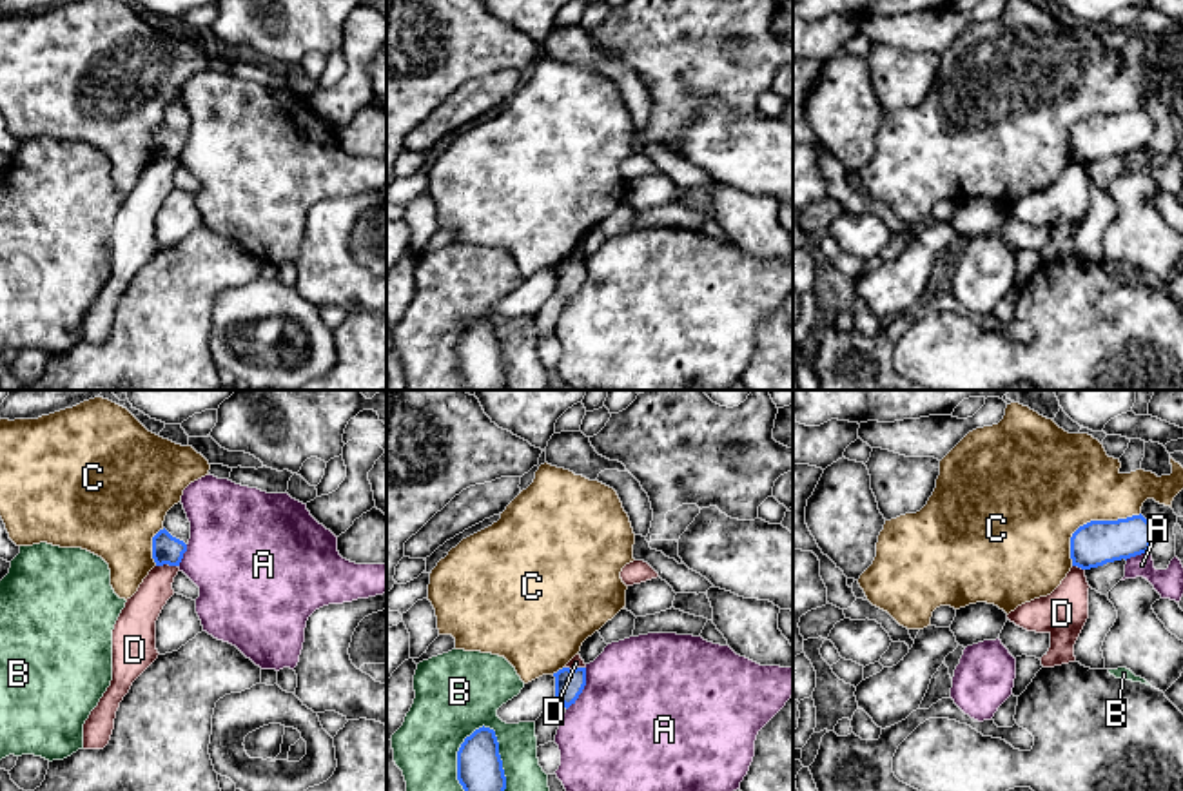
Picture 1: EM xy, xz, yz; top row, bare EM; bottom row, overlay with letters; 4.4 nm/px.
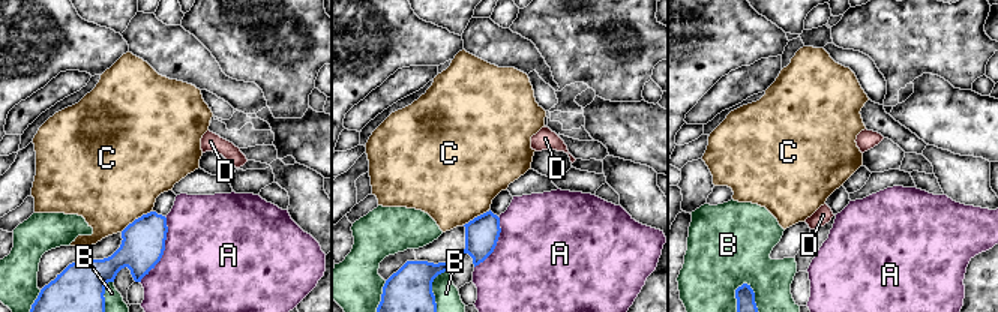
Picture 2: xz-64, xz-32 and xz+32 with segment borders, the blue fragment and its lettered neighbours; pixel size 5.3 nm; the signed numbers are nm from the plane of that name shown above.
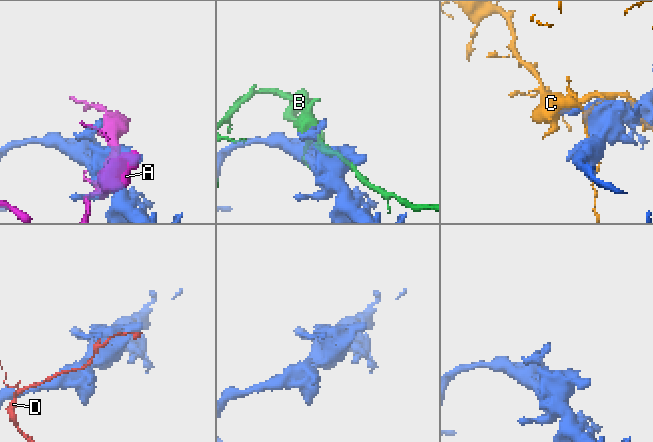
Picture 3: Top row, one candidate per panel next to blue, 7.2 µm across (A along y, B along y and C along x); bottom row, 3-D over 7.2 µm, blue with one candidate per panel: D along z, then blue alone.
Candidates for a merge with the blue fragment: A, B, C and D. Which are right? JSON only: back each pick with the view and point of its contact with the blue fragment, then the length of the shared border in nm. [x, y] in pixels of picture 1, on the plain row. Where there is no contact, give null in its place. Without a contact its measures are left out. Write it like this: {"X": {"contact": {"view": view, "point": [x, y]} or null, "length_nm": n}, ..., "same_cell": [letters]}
{"same_cell": []}

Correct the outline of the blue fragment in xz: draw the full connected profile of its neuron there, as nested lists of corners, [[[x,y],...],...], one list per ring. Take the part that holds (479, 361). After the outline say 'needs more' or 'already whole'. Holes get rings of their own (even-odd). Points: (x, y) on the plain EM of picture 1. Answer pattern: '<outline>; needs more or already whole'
[[[479,321],[457,345],[457,374],[466,390],[503,390],[506,370],[495,325]]]; already whole

